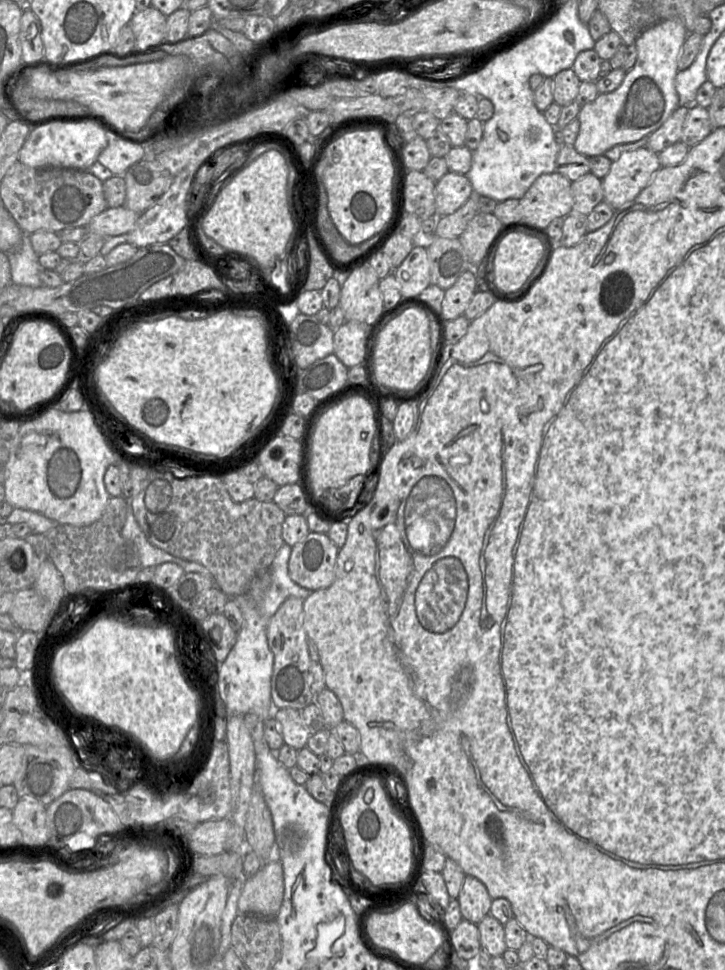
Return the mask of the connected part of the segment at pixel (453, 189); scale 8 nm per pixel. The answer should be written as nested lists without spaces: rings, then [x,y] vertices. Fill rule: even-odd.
[[[448,171],[435,184],[436,215],[443,217],[458,210],[474,194],[464,174]]]

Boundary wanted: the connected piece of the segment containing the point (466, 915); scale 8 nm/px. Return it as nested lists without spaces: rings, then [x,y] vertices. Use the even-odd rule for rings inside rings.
[[[466,875],[457,900],[463,919],[477,925],[489,914],[493,899],[479,879]]]

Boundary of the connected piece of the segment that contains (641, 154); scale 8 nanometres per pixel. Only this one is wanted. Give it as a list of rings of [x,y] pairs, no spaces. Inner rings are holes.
[[[648,147],[623,153],[602,179],[604,201],[614,210],[631,203],[660,168],[658,154]]]

